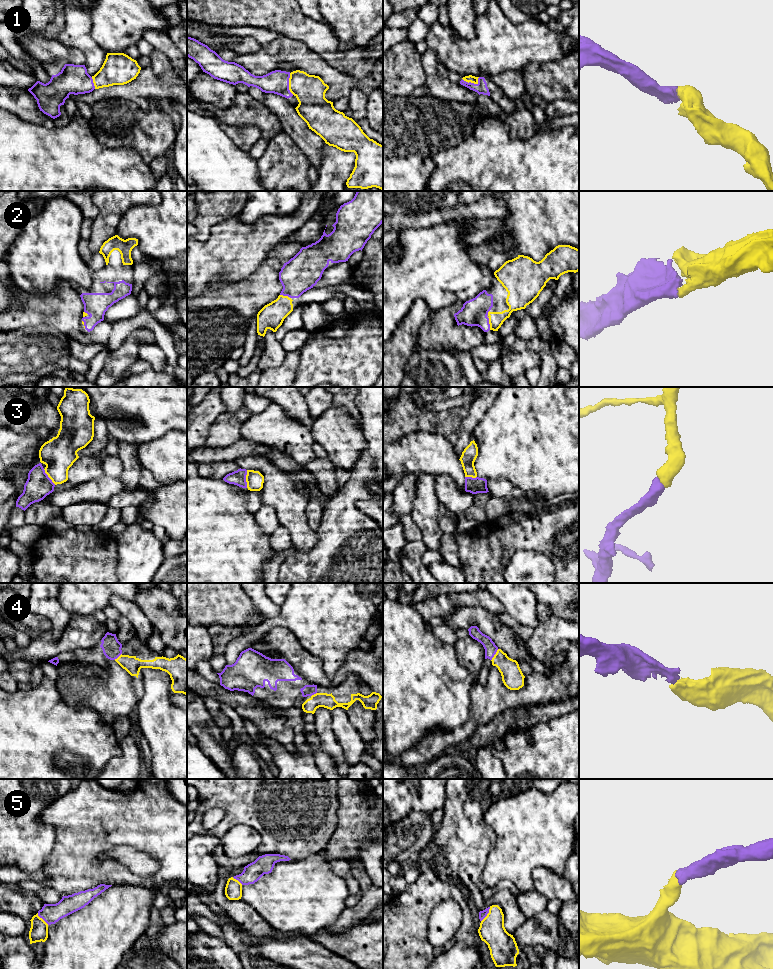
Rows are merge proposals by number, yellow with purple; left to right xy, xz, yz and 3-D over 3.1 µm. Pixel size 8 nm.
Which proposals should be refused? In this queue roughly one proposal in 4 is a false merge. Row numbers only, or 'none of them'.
none of them

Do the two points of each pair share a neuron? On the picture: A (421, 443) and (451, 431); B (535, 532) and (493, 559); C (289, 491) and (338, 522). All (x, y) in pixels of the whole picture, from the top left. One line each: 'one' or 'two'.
A: two
B: one
C: two

